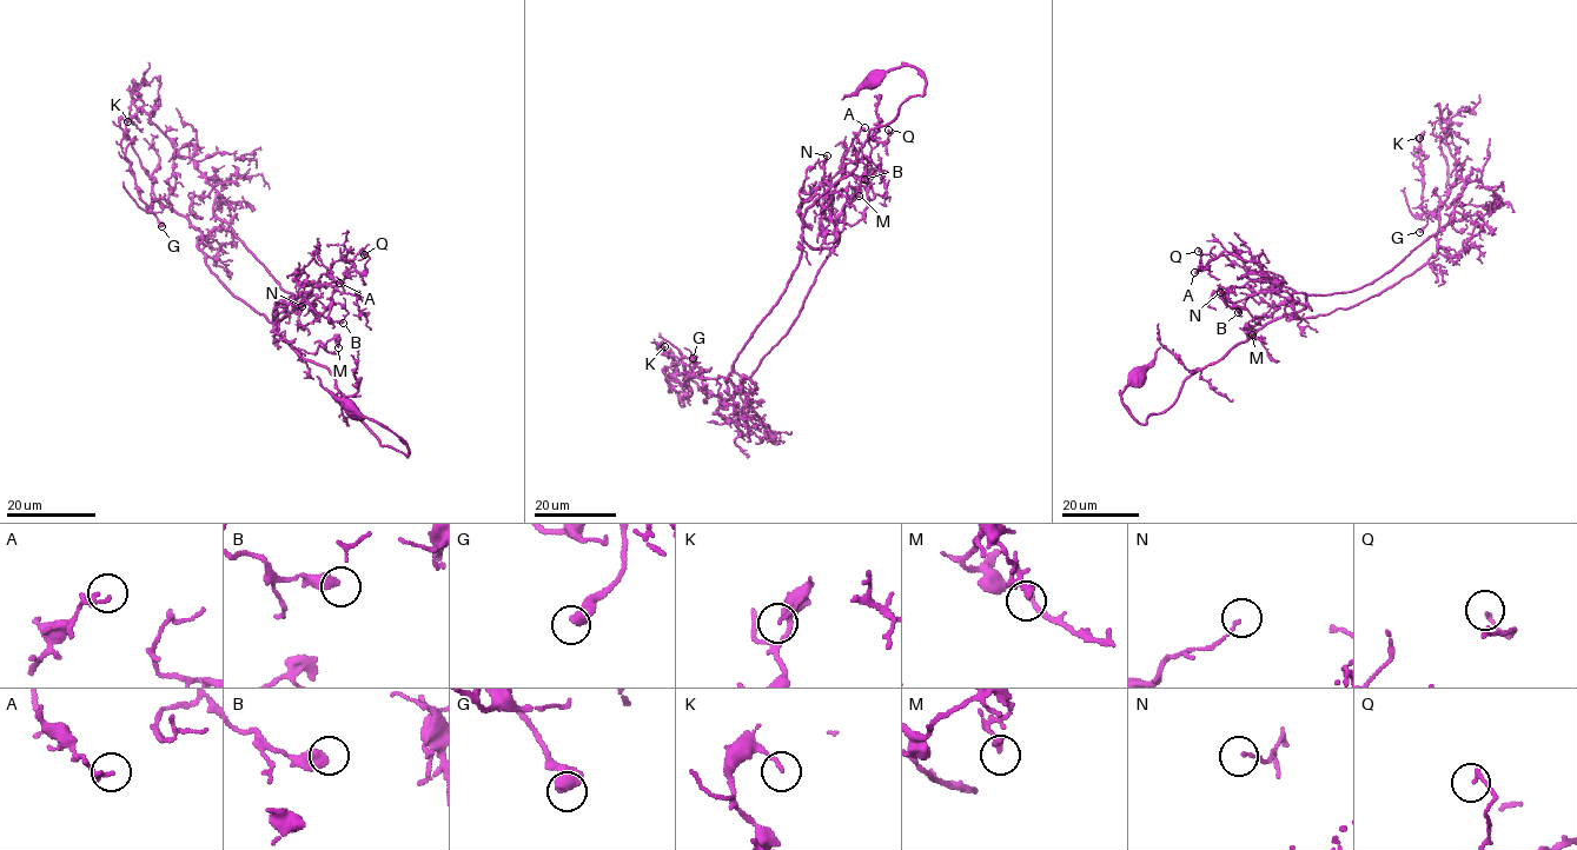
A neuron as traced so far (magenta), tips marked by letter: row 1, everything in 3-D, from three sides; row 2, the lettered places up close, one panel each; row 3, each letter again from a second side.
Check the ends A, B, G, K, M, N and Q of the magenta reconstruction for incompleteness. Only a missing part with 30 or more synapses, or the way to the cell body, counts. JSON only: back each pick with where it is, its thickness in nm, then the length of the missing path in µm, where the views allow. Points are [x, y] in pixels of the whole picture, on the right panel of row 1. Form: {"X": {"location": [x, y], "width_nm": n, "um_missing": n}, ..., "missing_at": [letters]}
{"missing_at": []}

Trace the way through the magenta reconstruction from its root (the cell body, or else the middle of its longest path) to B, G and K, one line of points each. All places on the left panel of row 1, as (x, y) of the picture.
B: (349, 407), (389, 427), (408, 456), (382, 445), (328, 369), (278, 332), (310, 290), (316, 312), (343, 323)
G: (349, 407), (408, 456), (382, 445), (328, 369), (231, 293), (201, 234), (156, 201), (161, 226)
K: (349, 407), (408, 456), (231, 293), (184, 217), (140, 197), (127, 121)

